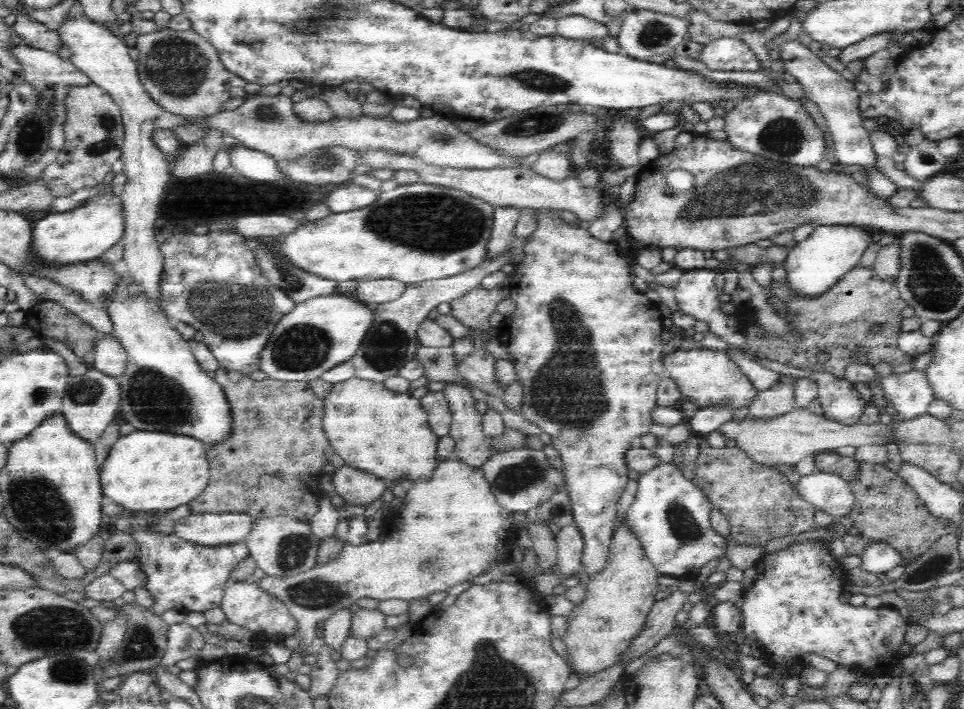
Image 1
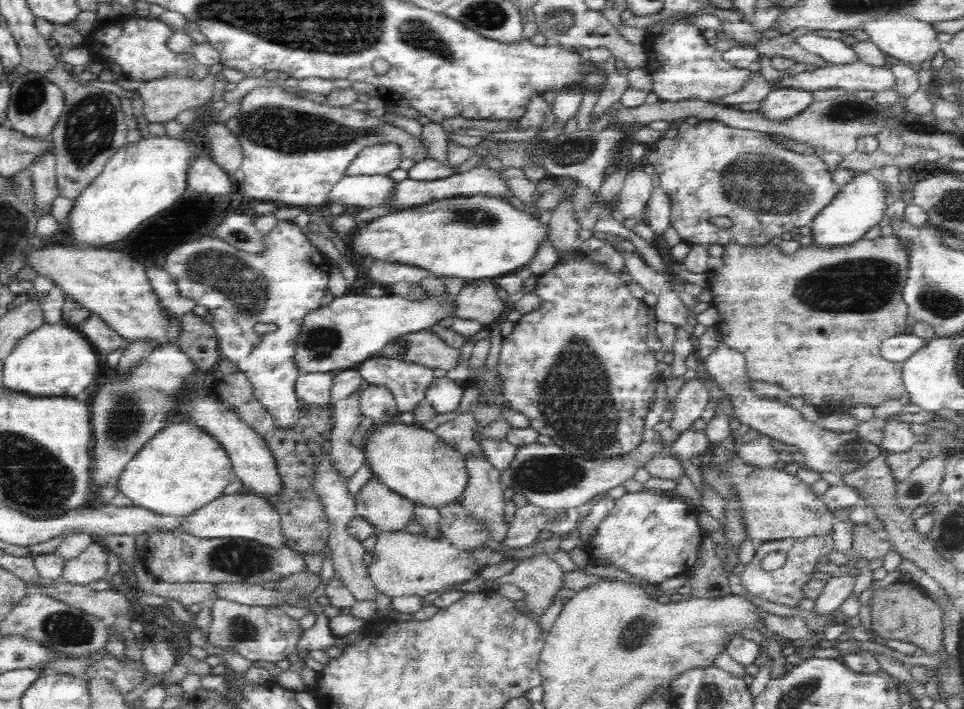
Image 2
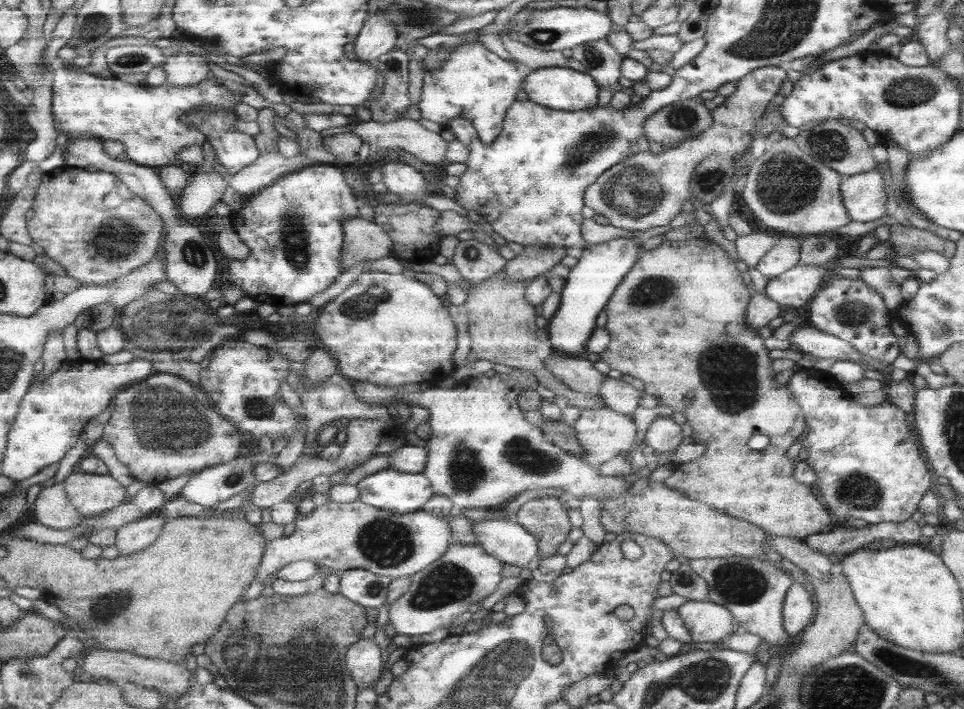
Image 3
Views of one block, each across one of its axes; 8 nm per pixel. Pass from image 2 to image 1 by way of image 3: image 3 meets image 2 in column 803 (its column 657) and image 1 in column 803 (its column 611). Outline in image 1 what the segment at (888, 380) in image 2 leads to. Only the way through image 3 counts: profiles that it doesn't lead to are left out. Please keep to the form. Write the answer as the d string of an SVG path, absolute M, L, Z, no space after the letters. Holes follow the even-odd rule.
M856 264L852 270L840 277L828 290L817 295L806 295L796 291L788 285L786 278L772 279L770 284L762 287L765 301L773 311L785 322L785 326L795 334L795 337L782 337L772 334L762 325L753 320L748 307L740 304L736 308L737 318L741 333L744 335L743 344L747 349L743 355L758 363L758 360L777 362L785 371L795 369L812 369L827 372L834 378L844 378L846 366L850 363L858 363L866 366L878 366L889 364L904 366L913 361L909 354L903 353L897 347L897 338L902 332L901 311L907 306L899 295L896 279L880 279L880 275L874 270L874 266L862 266ZM771 296L778 304L784 306L784 312L780 313ZM873 324L880 324L882 330L873 333ZM820 350L826 350L828 360L821 363L816 354Z

